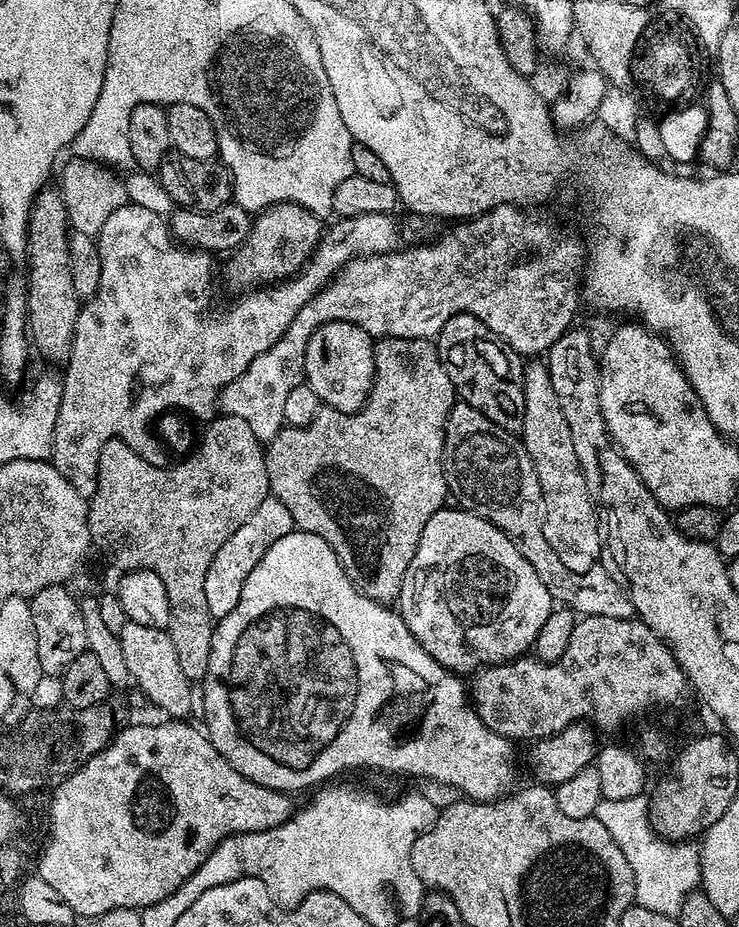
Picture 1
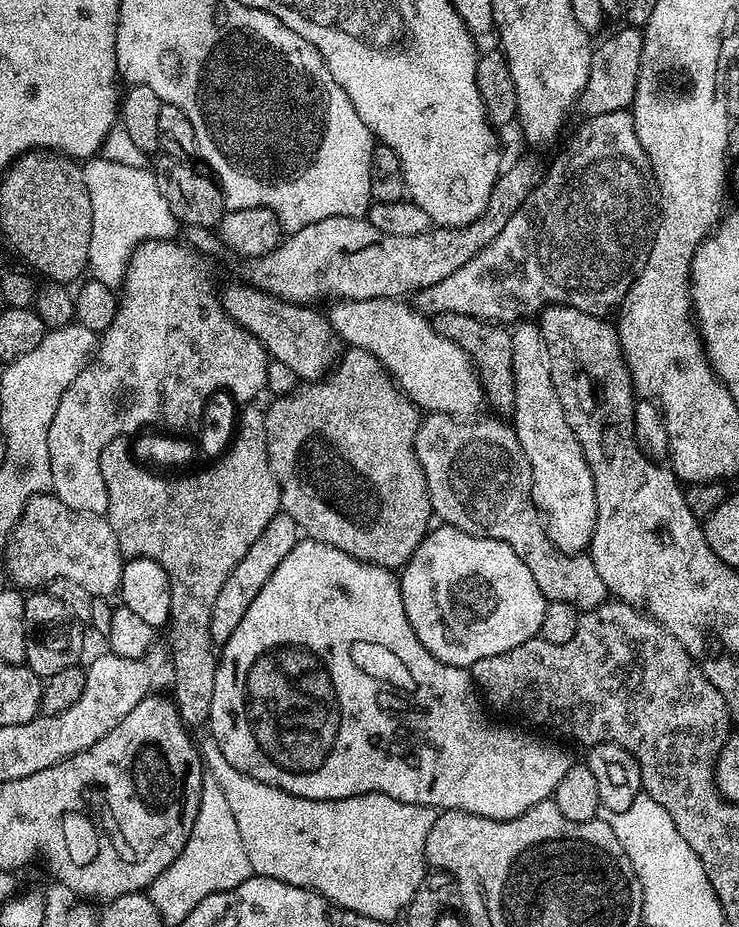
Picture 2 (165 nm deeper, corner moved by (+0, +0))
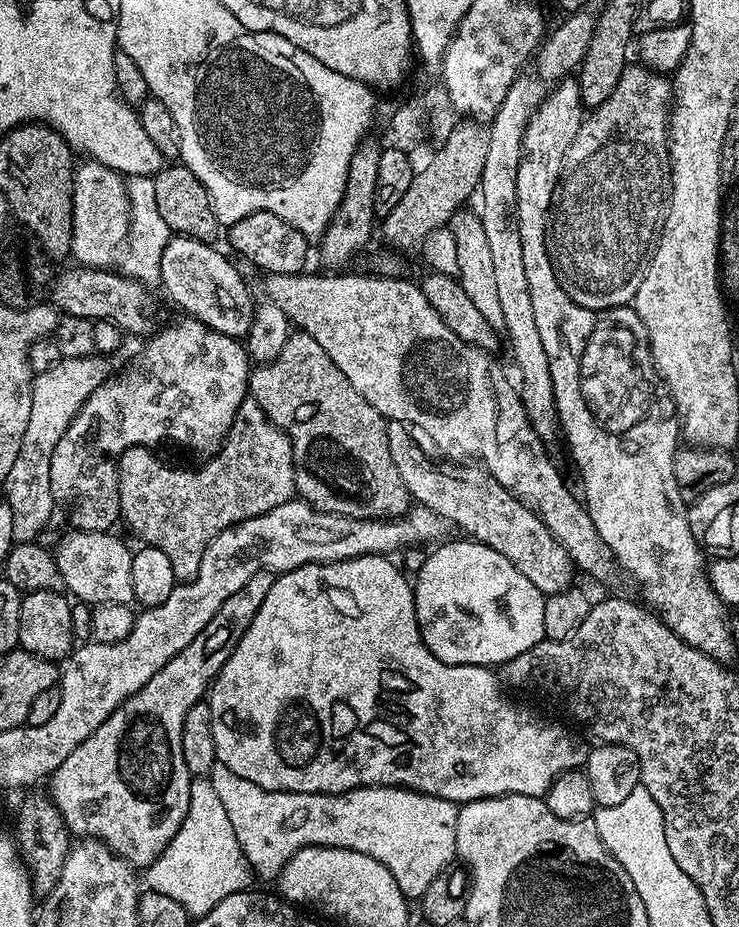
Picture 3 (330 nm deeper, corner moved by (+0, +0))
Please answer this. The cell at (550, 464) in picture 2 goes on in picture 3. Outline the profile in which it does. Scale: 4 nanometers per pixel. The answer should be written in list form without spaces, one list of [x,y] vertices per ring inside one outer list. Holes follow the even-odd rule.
[[[588,10],[573,12],[564,18],[553,32],[551,29],[534,56],[536,76],[521,74],[506,90],[502,106],[498,106],[488,124],[490,147],[478,189],[478,215],[482,222],[482,230],[486,230],[486,239],[493,260],[498,299],[502,305],[502,330],[505,335],[508,334],[506,344],[512,347],[512,360],[516,363],[517,374],[520,375],[520,401],[524,413],[528,415],[530,426],[545,442],[551,442],[558,436],[556,399],[554,382],[550,382],[550,362],[546,358],[546,350],[542,347],[542,338],[538,335],[538,325],[534,323],[534,309],[530,303],[530,290],[526,283],[526,269],[522,259],[522,241],[518,230],[518,162],[522,162],[522,138],[526,134],[526,126],[546,95],[544,80],[559,82],[571,77],[584,60],[596,30],[596,16],[590,13]]]

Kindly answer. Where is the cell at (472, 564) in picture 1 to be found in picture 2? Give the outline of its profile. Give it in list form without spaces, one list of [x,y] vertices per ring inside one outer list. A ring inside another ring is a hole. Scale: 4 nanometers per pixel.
[[[433,527],[423,542],[399,573],[402,606],[418,642],[434,654],[436,660],[446,662],[455,668],[471,669],[474,662],[482,658],[494,658],[494,654],[506,654],[522,642],[530,642],[540,635],[543,614],[549,601],[544,599],[534,574],[526,567],[526,562],[506,546],[501,540],[478,538],[457,528]]]

